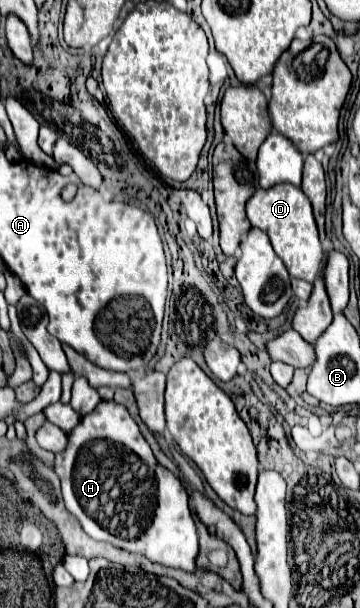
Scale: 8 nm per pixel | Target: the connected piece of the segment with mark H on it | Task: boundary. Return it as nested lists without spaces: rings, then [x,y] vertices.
[[[101,401],[93,413],[85,415],[69,433],[67,449],[55,455],[53,469],[61,479],[65,507],[79,519],[85,533],[89,533],[93,539],[111,543],[131,553],[141,553],[159,565],[183,571],[197,569],[195,559],[199,553],[199,537],[187,507],[187,491],[169,469],[157,463],[149,443],[141,437],[137,423],[123,405],[115,401]]]

